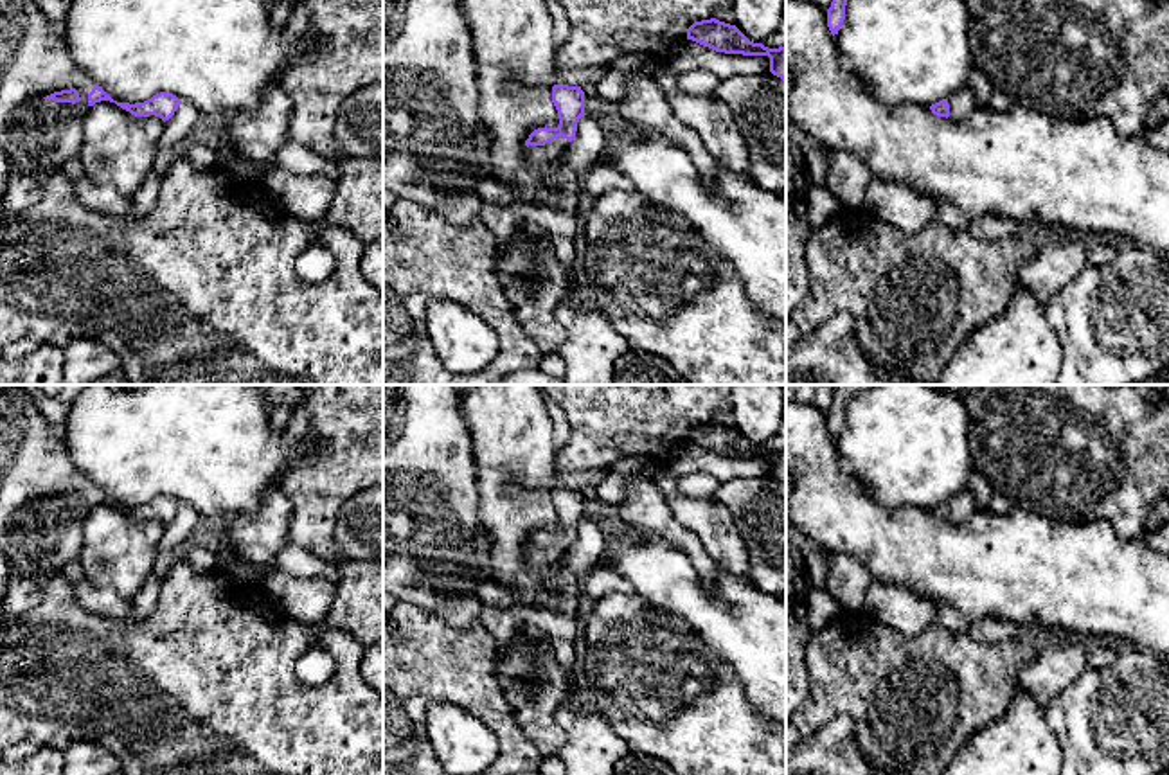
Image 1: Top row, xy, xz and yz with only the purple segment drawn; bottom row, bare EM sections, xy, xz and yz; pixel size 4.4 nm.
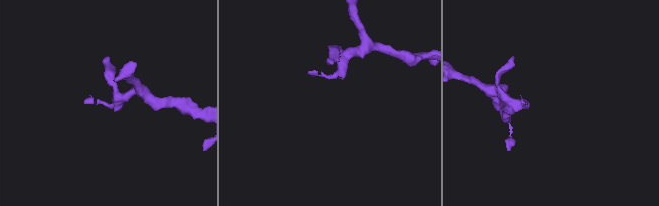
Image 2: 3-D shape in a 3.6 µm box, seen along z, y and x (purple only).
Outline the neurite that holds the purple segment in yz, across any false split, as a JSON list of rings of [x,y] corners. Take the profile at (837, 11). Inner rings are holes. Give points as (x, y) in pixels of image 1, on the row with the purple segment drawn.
[[[833,0],[831,7],[827,9],[827,27],[833,36],[838,34],[845,20],[845,5],[847,5],[847,0]]]

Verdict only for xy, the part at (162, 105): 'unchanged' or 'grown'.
grown

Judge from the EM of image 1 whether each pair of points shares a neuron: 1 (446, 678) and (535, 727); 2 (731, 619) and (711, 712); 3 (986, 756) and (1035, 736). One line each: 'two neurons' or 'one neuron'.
1: two neurons
2: two neurons
3: one neuron

